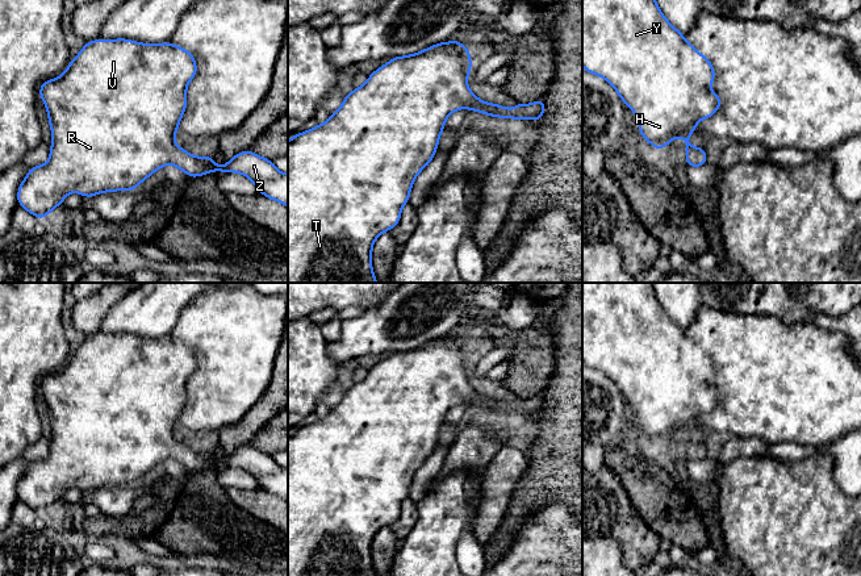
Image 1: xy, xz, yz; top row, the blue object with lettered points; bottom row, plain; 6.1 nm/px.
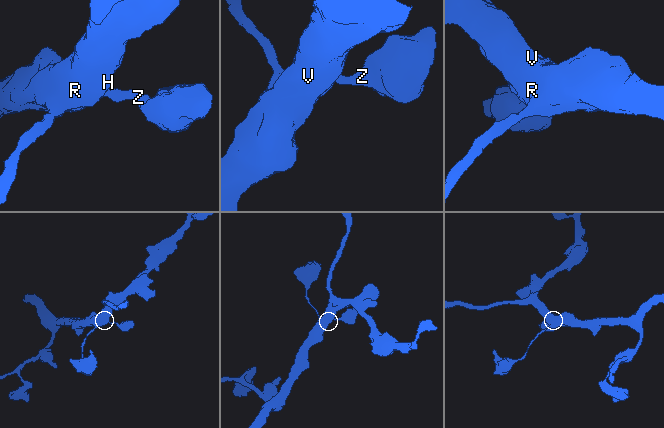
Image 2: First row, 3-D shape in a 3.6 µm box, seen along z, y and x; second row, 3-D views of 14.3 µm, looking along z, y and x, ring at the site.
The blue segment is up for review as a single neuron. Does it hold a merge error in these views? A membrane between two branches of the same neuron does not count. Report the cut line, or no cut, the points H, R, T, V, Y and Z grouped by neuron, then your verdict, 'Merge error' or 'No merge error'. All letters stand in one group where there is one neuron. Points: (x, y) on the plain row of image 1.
No split. Groups: H R T V Y Z. No merge error

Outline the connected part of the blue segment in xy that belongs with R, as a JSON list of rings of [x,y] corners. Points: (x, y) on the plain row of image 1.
[[[101,334],[84,338],[84,342],[67,364],[58,372],[43,376],[39,392],[47,404],[53,429],[50,452],[46,459],[30,462],[18,480],[18,500],[30,509],[45,514],[71,487],[85,492],[113,485],[134,485],[145,473],[167,459],[175,459],[189,472],[202,471],[214,464],[238,467],[247,471],[259,488],[288,502],[288,468],[280,467],[272,455],[244,444],[225,460],[217,460],[213,451],[193,451],[175,439],[175,429],[187,402],[187,380],[195,372],[197,359],[191,346],[166,338],[139,338],[131,334]]]

